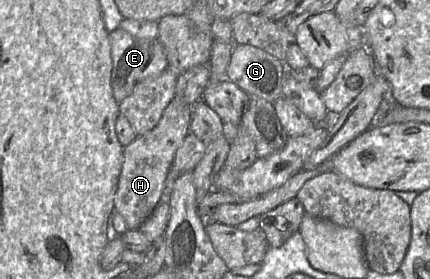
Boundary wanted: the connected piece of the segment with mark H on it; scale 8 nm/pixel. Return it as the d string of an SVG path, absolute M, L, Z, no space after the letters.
M175 95L164 110L158 124L151 131L137 136L129 145L123 147L123 161L114 198L114 212L124 217L128 230L138 229L164 198L166 178L174 155L189 133L190 116L191 107Z

